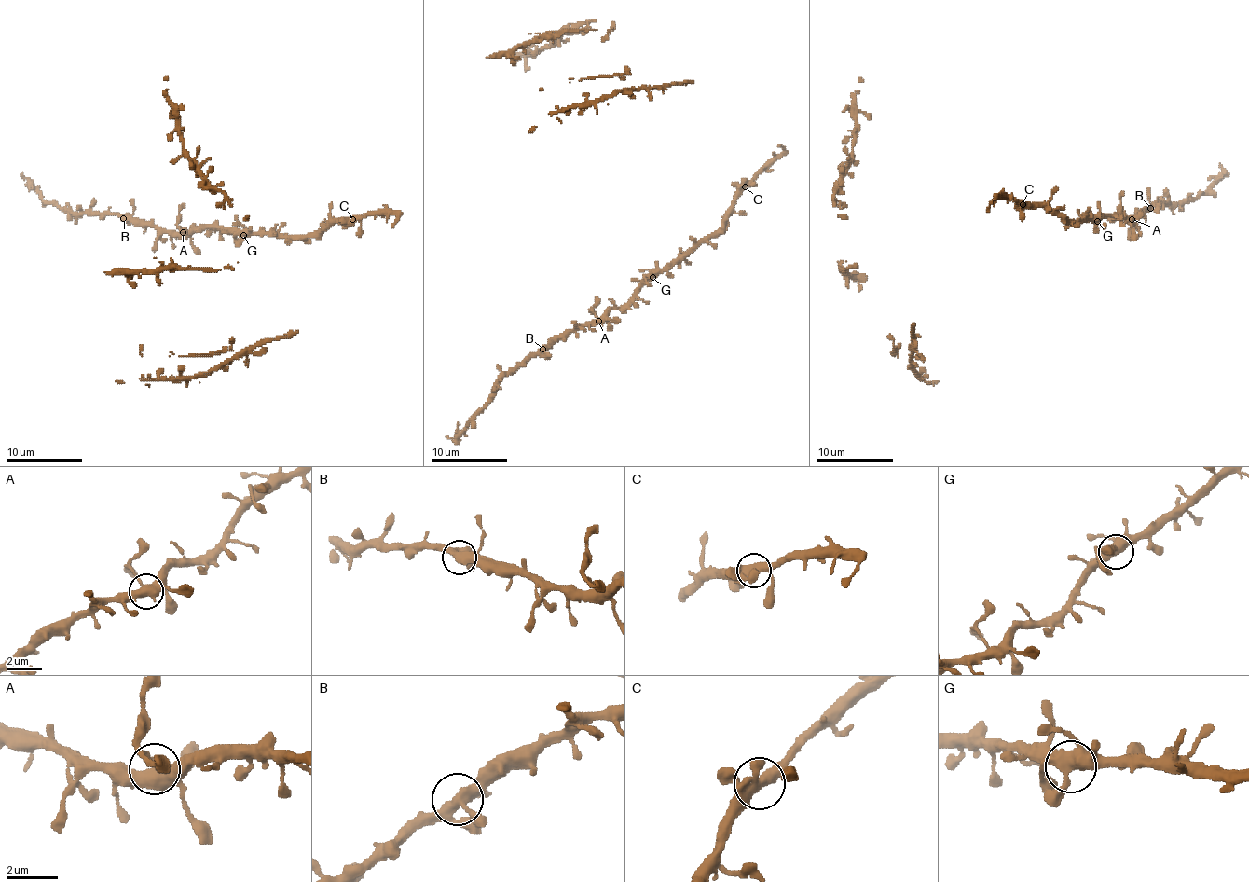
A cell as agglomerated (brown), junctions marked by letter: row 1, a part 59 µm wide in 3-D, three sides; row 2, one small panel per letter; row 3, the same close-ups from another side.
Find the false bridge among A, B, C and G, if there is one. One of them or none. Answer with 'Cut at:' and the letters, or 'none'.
Cut at: A

